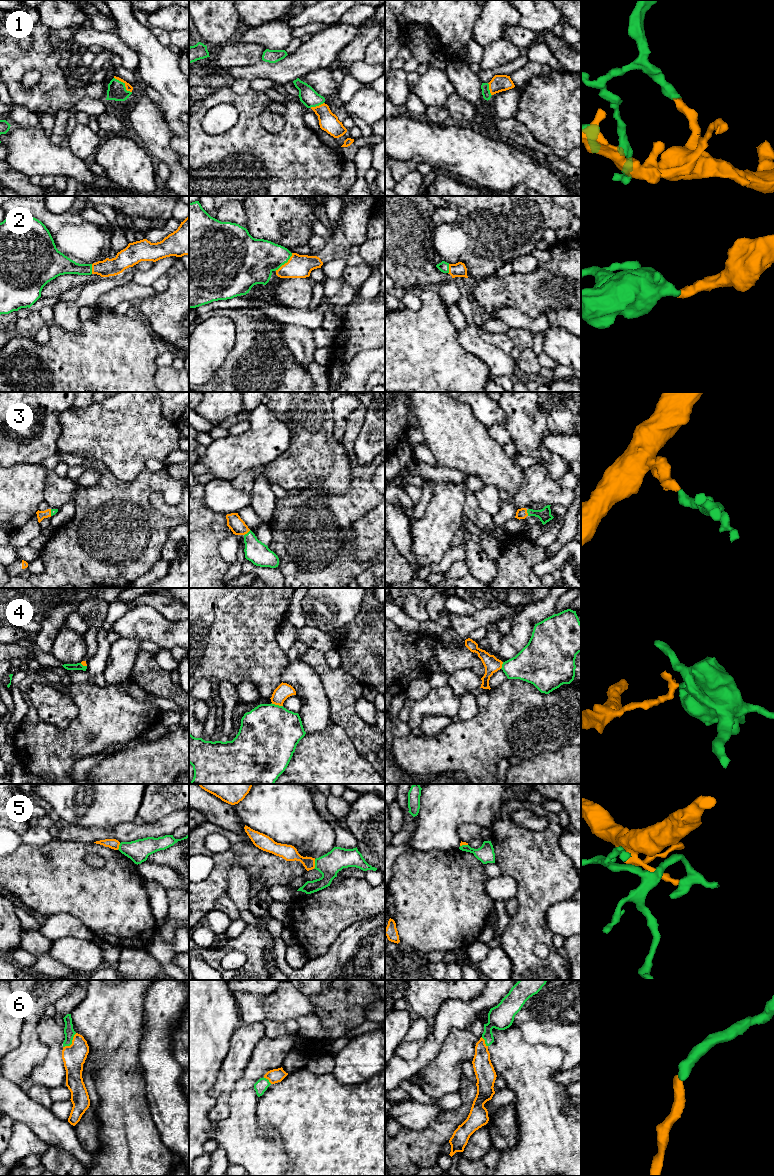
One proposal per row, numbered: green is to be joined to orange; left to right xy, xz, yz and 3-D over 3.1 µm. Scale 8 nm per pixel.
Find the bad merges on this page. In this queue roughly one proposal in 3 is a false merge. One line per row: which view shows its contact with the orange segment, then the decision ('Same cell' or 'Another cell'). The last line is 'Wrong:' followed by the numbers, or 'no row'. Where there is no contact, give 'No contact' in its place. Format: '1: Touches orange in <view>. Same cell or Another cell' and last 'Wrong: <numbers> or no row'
1: Touches orange in xy. Same cell
2: Touches orange in xz. Same cell
3: Touches orange in xz. Same cell
4: Touches orange in xz. Another cell
5: Touches orange in xz. Another cell
6: Touches orange in xy. Same cell
Wrong: 4, 5

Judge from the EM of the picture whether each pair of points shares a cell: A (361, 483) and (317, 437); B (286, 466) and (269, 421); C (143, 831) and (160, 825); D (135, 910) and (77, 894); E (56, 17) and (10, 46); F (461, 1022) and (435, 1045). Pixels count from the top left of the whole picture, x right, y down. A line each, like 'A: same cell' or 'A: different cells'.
A: different cells
B: different cells
C: same cell
D: same cell
E: different cells
F: same cell

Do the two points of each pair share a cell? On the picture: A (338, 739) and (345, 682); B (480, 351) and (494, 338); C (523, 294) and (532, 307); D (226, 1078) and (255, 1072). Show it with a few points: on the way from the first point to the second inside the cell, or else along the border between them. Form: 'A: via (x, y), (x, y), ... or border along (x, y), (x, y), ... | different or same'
A: border along (332, 721), (343, 729), (354, 746) | different
B: border along (478, 327), (478, 332), (485, 341), (509, 355) | different
C: via (526, 297), (532, 304) | same
D: border along (251, 1053), (243, 1075), (235, 1083), (229, 1094) | different

